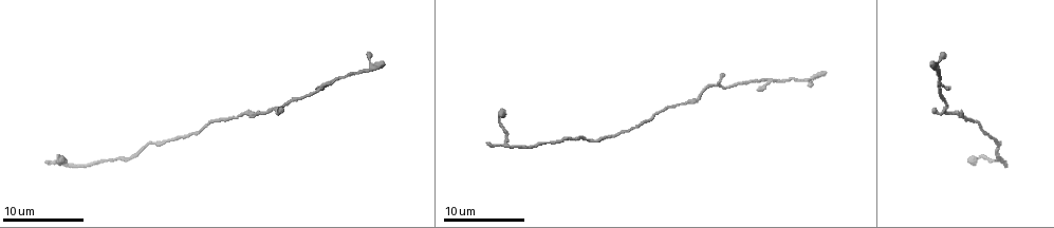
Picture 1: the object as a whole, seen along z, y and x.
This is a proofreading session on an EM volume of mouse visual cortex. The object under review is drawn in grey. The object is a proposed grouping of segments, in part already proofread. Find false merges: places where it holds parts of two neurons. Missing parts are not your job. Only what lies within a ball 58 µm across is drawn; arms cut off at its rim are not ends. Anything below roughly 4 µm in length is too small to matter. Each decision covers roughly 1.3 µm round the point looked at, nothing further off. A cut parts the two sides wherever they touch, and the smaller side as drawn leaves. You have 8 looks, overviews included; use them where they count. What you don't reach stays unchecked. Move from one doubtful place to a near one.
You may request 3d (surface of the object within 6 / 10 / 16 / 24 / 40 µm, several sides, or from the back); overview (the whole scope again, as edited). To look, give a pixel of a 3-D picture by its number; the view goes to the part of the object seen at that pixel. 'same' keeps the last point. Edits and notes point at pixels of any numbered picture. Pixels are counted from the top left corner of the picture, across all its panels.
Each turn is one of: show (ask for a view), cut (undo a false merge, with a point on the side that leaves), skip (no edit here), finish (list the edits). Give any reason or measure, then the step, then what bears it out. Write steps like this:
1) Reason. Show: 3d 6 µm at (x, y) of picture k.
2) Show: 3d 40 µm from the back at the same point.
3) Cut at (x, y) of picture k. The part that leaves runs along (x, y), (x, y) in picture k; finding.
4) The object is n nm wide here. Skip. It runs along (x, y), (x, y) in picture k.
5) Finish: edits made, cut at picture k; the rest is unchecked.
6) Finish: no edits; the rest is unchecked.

Sudden change in width. Show: 3d 6 µm at (502, 125) of picture 1.

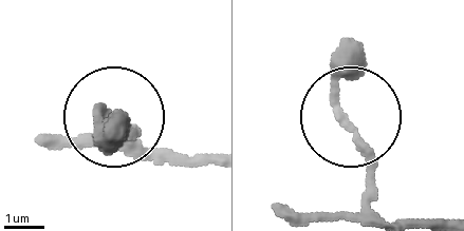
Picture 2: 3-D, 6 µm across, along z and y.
Skip. It runs along (379, 217), (352, 120) in picture 2; continuous, no second neuron.

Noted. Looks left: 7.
Show: 3d 16 µm at (589, 138) of picture 1.

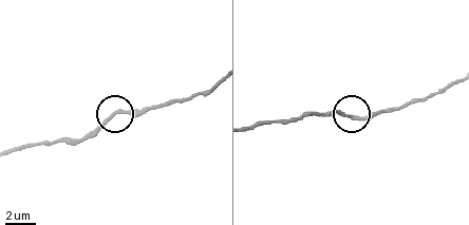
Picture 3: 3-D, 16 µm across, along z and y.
The object is 210 nm wide here. Skip. All the same neuron.

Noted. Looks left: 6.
Calibre changes. Show: 3d 10 µm at (758, 82) of picture 1.

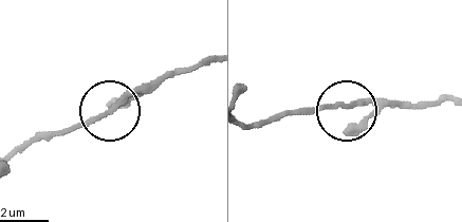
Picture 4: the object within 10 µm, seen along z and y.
Skip. One neuron here.

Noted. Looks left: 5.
Sudden change in width. Show: 3d 10 µm at (244, 111) of picture 1.

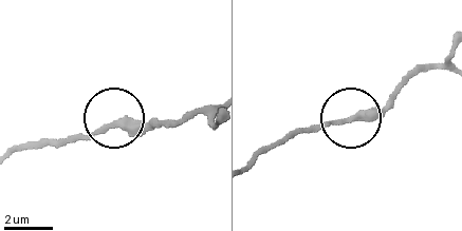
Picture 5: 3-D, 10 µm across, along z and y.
Show: 3d 10 µm from the back at (115, 124) of picture 5.

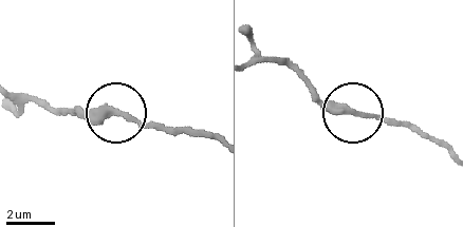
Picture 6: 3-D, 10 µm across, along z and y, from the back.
Skip. It runs along (216, 139), (113, 113), (67, 113) in picture 6; all the same neuron.

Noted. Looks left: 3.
Finish: no edits; the rest is unchecked.

